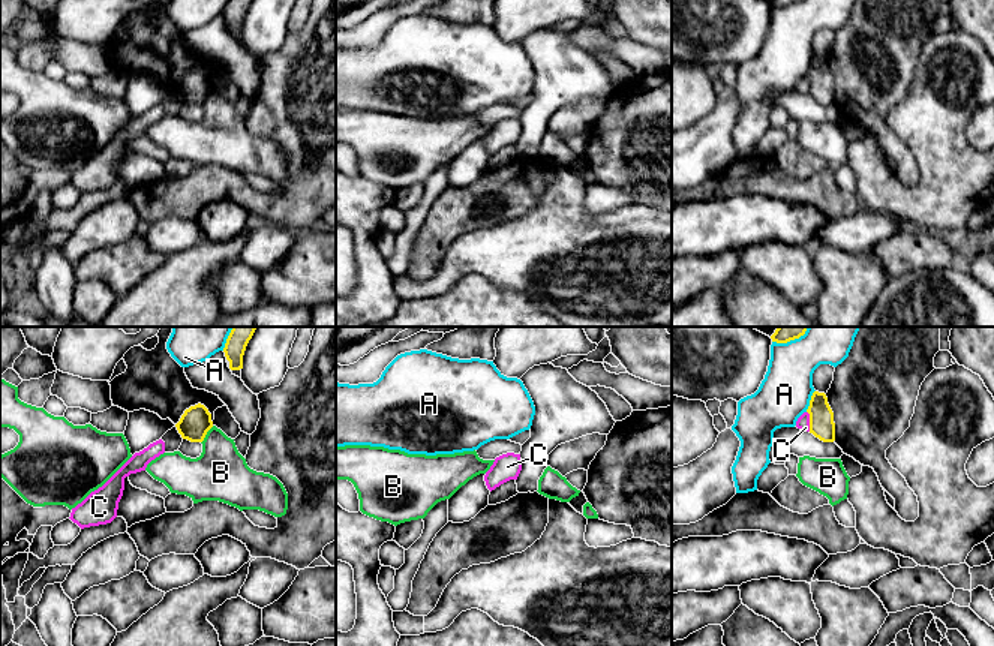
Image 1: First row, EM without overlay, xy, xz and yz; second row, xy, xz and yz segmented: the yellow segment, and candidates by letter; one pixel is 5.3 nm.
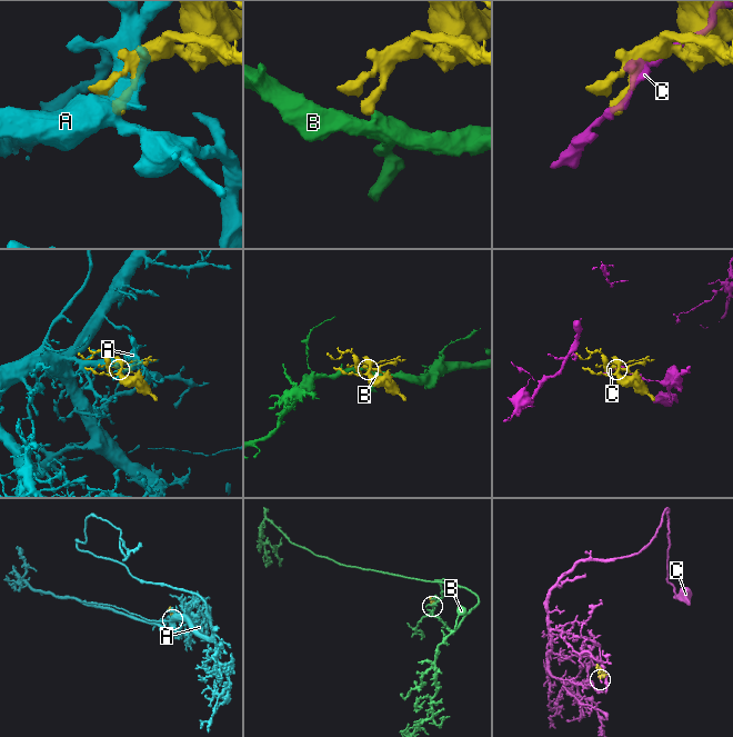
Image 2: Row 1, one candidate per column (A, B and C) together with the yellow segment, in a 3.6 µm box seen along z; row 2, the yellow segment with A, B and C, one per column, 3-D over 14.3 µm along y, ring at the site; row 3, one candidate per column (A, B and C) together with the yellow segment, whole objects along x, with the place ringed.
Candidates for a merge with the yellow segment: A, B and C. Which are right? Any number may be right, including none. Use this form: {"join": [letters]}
{"join": []}

